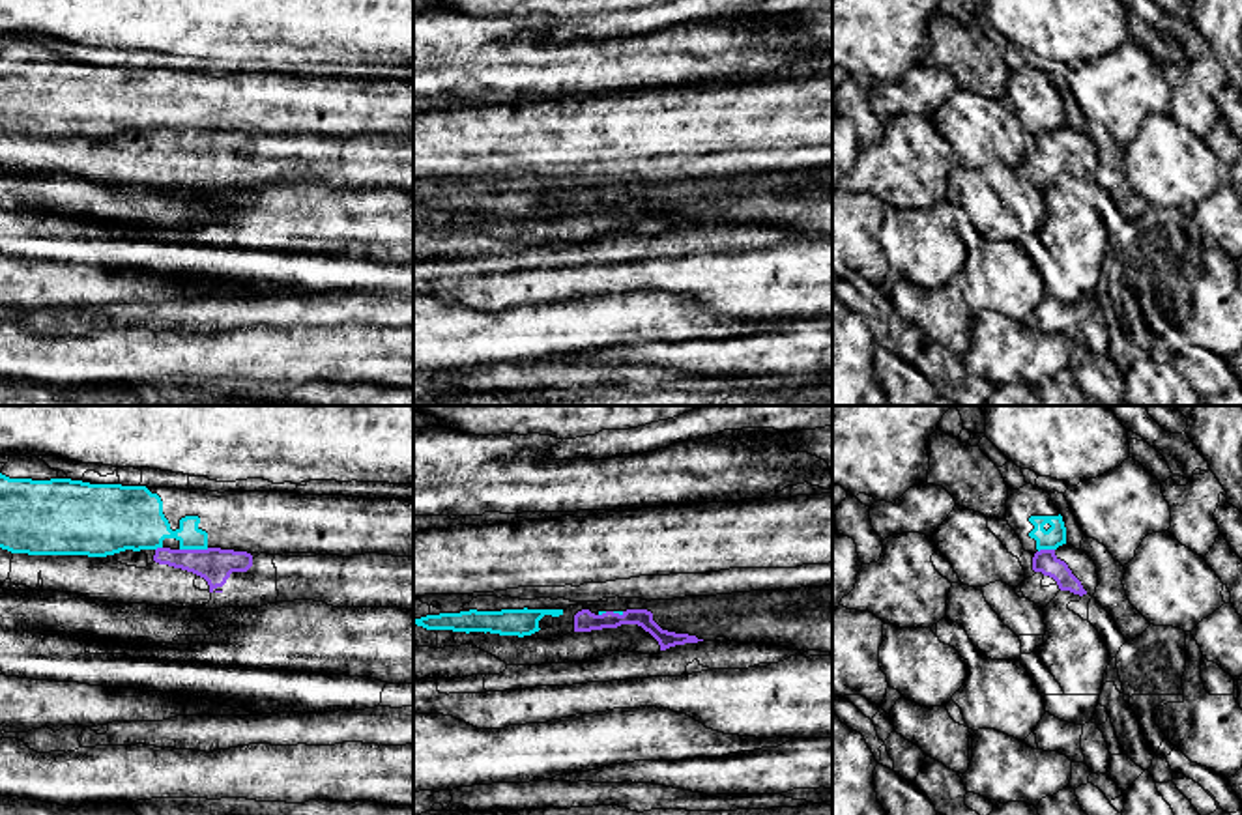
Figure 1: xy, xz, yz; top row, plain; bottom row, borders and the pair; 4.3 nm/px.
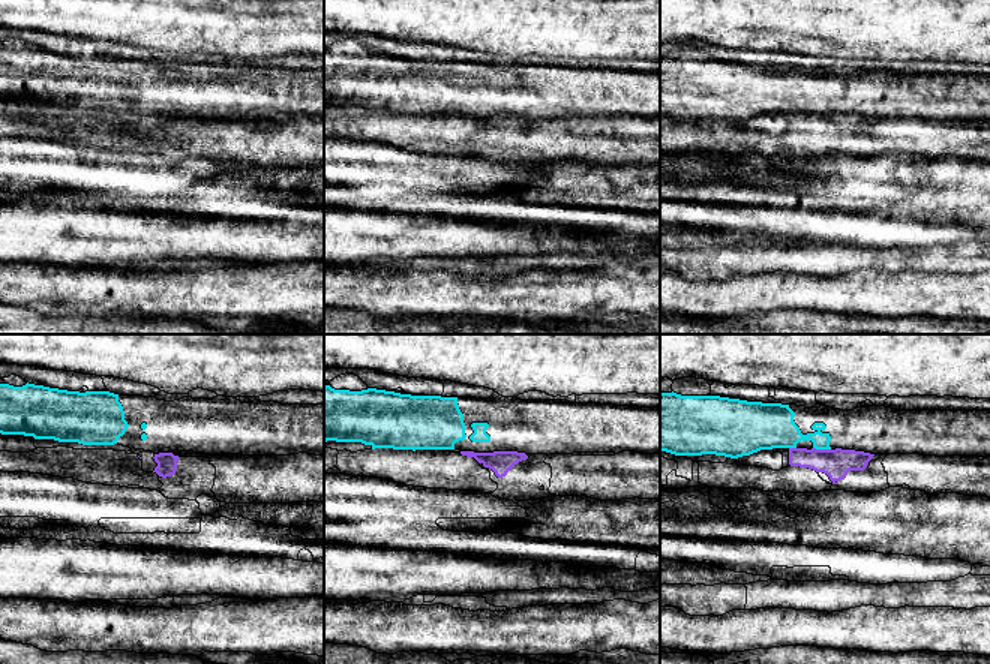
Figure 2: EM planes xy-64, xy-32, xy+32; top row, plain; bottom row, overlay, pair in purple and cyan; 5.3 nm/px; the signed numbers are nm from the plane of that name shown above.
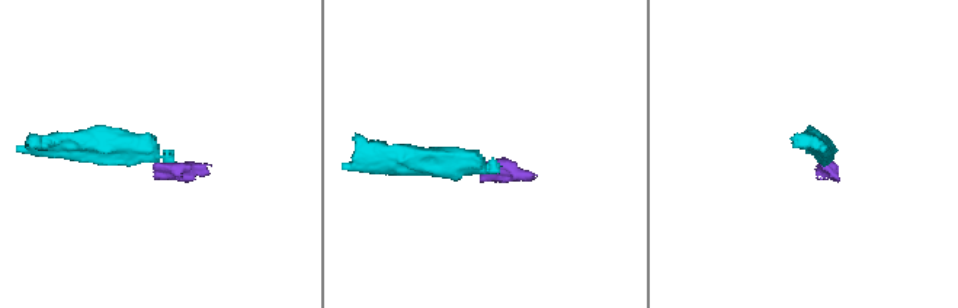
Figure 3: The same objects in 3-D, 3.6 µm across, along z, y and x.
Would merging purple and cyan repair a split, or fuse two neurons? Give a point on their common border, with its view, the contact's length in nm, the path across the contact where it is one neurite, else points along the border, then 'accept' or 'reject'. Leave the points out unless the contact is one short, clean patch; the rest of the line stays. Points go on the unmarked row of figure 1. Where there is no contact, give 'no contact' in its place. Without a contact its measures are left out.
meets purple in xy at (193, 131); contact 130 nm long; border along xy (208, 129), (180, 131); reject

